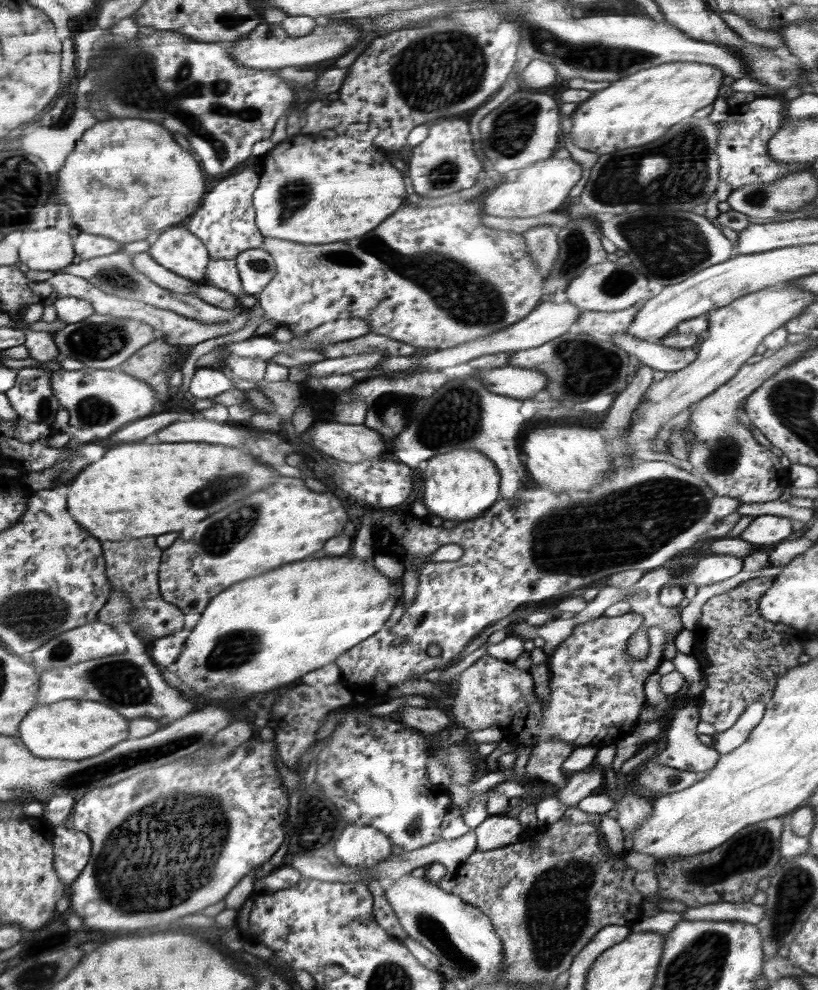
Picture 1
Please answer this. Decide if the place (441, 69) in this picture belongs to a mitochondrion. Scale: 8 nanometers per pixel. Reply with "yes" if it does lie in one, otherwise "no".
yes

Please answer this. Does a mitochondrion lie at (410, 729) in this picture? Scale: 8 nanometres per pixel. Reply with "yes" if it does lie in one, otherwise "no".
no

